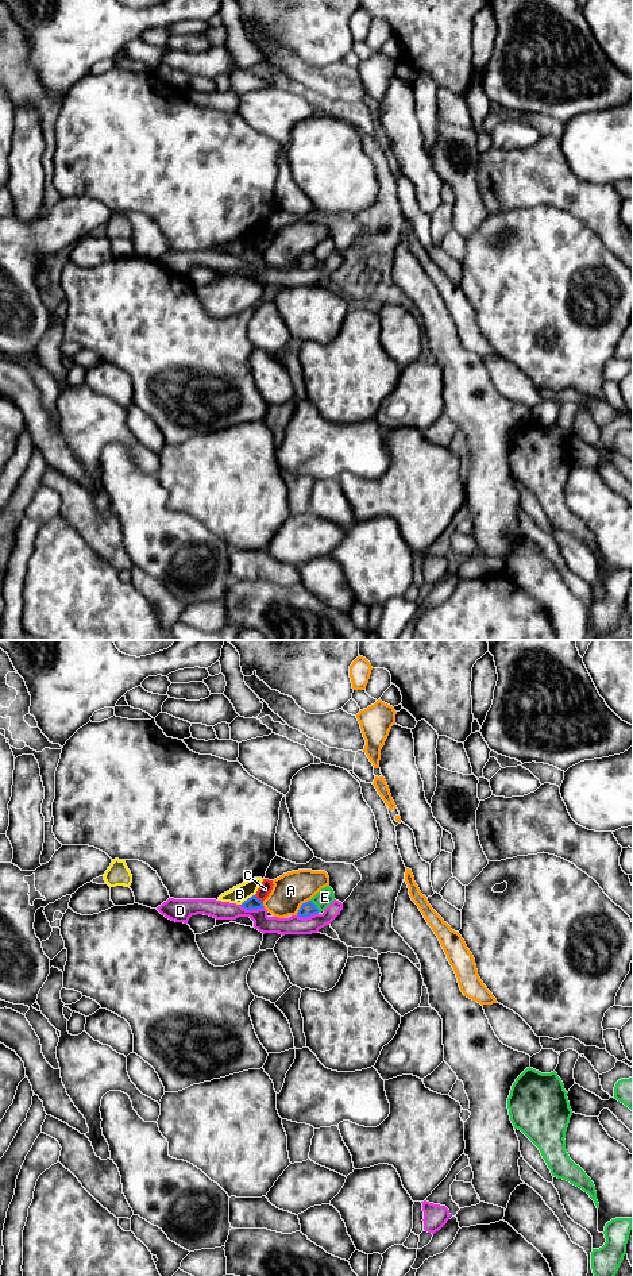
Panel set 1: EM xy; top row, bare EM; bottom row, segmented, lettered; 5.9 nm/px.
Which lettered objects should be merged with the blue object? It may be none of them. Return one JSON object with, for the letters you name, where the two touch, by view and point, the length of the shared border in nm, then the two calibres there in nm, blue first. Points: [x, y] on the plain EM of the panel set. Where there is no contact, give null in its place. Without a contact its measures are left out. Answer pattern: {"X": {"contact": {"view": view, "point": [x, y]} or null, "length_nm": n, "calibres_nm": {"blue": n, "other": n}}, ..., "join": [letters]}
{"join": []}

